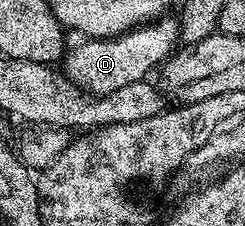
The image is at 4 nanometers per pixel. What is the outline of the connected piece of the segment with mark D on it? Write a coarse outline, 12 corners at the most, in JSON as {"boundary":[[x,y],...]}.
{"boundary":[[175,17],[114,39],[79,41],[61,60],[89,95],[144,81],[180,42]]}

